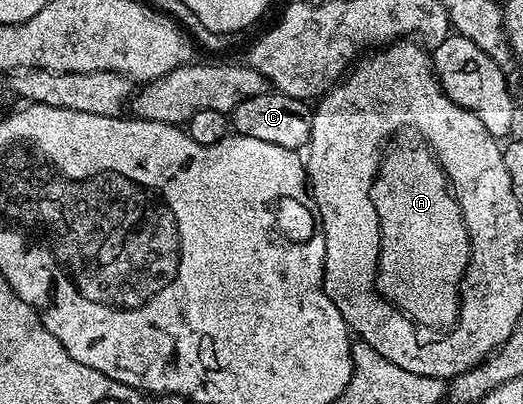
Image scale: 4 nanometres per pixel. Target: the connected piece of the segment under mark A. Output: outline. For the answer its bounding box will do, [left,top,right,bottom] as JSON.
[371,144,471,331]

